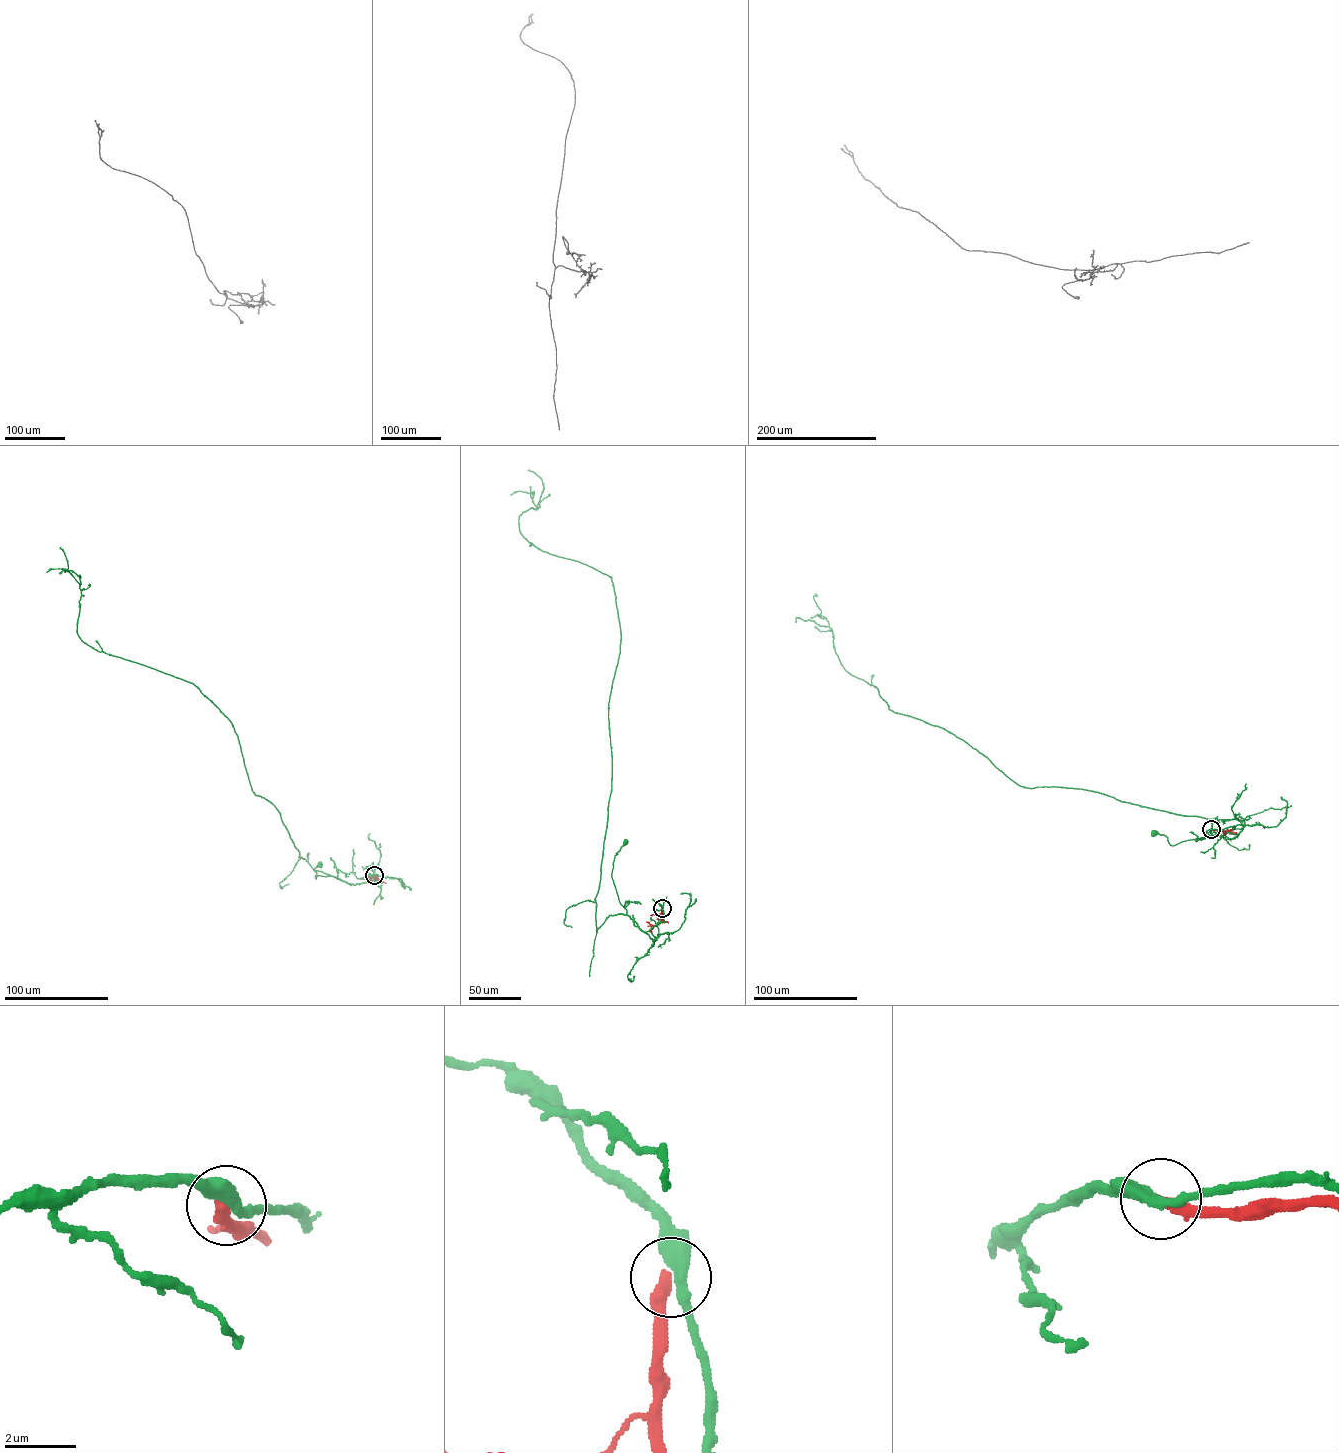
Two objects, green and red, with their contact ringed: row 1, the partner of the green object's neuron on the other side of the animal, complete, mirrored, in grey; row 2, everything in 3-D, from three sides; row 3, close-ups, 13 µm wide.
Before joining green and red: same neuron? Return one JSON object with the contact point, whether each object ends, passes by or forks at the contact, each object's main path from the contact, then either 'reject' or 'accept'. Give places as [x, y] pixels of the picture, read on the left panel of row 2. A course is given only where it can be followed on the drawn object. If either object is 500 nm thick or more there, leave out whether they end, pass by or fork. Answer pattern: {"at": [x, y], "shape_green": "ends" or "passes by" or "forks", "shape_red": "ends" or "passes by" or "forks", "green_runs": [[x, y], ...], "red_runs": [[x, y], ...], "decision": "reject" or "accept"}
{"at": [374, 875], "shape_green": "passes by", "shape_red": "ends", "green_runs": [[374, 875], [376, 880], [354, 884], [330, 875], [315, 875], [316, 879], [314, 869], [319, 865]], "red_runs": [[374, 875], [377, 879], [362, 879]], "decision": "reject"}

